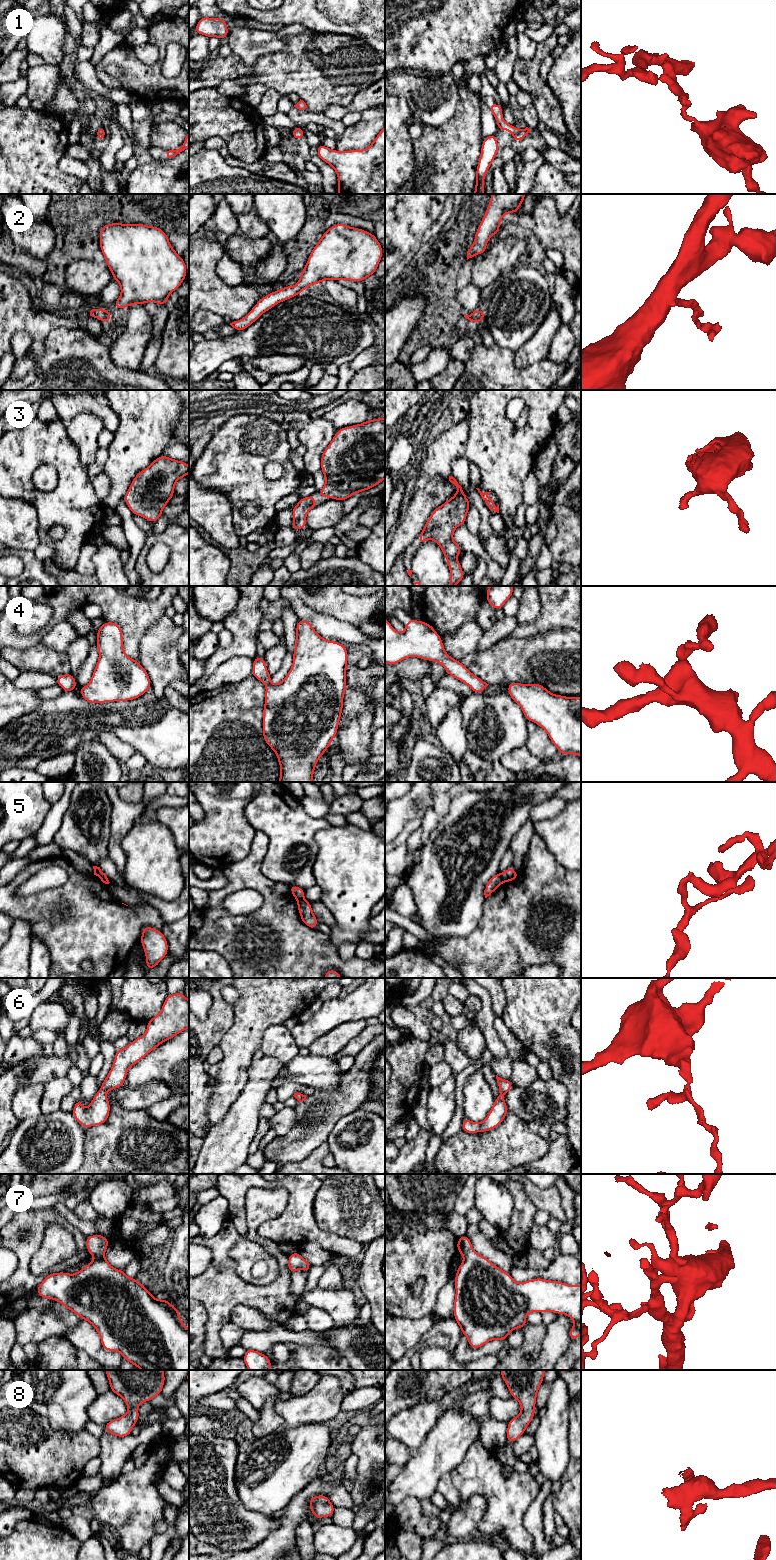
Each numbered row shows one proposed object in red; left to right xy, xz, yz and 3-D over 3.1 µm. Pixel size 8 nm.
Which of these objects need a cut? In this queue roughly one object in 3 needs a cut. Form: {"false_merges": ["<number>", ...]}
{"false_merges": ["1", "5"]}

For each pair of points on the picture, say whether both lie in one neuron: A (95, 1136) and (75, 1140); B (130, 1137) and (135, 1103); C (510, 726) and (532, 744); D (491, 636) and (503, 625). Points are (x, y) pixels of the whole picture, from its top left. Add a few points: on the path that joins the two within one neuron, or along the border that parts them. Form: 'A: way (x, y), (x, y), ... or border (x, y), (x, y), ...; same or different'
A: border (87, 1128), (84, 1159), (82, 1161); different
B: border (114, 1096), (127, 1109), (146, 1110); different
C: border (527, 721), (527, 740), (524, 745); different
D: way (494, 634), (500, 628); same

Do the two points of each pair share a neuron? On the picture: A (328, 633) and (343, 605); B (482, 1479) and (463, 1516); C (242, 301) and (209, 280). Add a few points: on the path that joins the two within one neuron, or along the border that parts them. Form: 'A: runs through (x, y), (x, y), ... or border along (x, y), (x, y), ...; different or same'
A: border along (314, 610), (353, 625); different
B: border along (488, 1501), (482, 1495), (472, 1495), (459, 1510); different
C: runs through (234, 301), (230, 301), (217, 288); same

